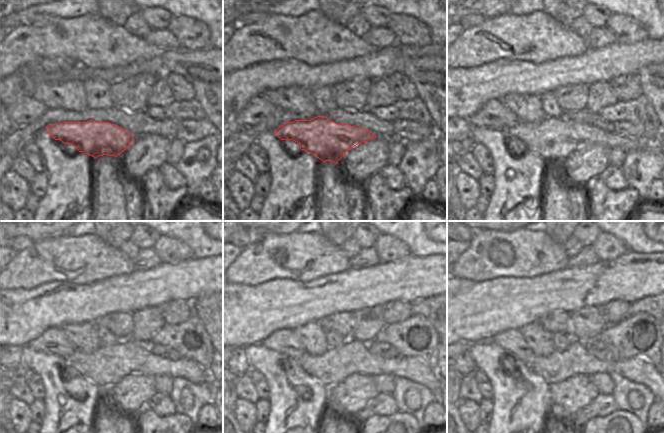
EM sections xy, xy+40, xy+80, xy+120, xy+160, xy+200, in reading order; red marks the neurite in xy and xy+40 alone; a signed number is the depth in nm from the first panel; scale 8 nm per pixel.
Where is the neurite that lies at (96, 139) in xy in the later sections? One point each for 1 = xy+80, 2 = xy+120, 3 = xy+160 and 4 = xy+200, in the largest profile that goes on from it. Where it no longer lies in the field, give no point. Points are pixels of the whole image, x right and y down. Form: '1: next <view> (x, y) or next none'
1: next xy+80 (553, 139)
2: next xy+120 (106, 366)
3: next xy+160 (353, 357)
4: next xy+200 (575, 359)

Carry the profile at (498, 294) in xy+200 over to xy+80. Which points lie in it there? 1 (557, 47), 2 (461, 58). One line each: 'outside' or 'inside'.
1: outside
2: outside

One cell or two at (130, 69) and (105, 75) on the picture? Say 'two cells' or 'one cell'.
one cell

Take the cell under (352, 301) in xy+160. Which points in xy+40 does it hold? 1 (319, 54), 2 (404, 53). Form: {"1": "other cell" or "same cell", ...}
{"1": "other cell", "2": "same cell"}

